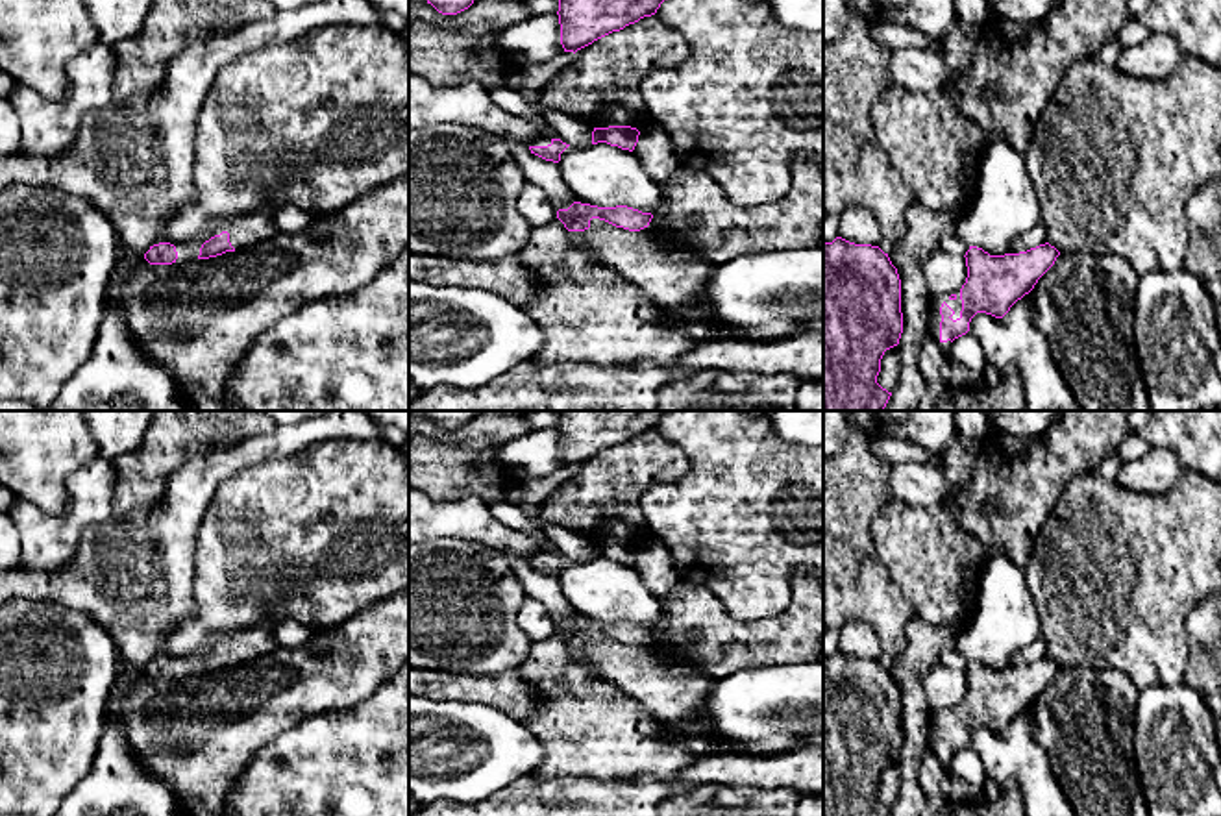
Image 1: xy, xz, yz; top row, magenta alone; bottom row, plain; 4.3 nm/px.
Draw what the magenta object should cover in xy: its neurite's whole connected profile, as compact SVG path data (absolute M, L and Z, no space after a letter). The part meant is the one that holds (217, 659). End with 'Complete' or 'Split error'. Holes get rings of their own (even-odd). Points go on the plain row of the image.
M263 620L259 625L231 633L229 637L213 640L198 655L181 657L178 661L170 657L159 657L150 661L144 674L150 679L172 679L187 677L194 674L209 674L226 666L242 664L253 661L278 648L272 638L274 625L281 620Z. Split error

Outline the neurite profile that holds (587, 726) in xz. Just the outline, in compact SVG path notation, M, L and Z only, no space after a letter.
M559 633L533 642L527 659L516 670L538 699L535 714L524 720L544 749L533 775L596 779L655 775L672 781L697 762L696 755L657 733L657 720L640 701L577 661Z

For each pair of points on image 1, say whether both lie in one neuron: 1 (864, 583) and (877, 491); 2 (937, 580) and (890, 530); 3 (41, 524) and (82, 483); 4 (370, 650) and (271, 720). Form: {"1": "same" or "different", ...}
{"1": "same", "2": "same", "3": "same", "4": "same"}

